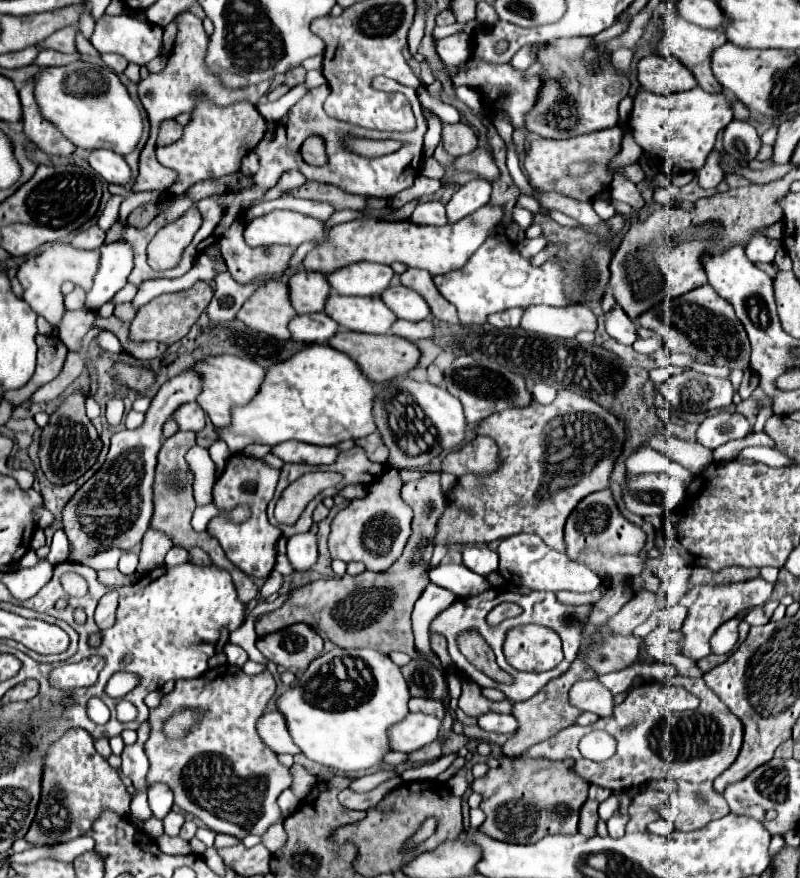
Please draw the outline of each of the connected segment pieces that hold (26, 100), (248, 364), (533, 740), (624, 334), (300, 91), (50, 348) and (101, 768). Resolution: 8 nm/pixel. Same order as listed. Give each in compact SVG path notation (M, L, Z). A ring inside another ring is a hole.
M26 82L26 86L20 90L20 104L22 104L22 124L24 124L24 134L30 142L34 142L44 154L50 156L72 156L76 152L76 146L66 140L60 130L44 120L38 112L34 94L32 94L34 84Z
M210 356L202 362L194 364L194 370L198 372L198 376L202 376L202 392L198 394L198 406L210 416L214 426L228 426L230 424L230 408L238 406L238 404L248 404L260 384L262 378L266 374L266 370L262 366L258 366L254 360L246 360L246 358L238 358L238 356Z
M576 658L576 660L572 662L572 666L568 668L568 672L564 672L564 674L562 674L560 678L556 678L556 680L550 680L536 696L532 696L532 698L526 700L526 702L514 704L514 712L512 712L512 714L516 716L519 727L515 733L516 736L512 736L511 739L508 739L503 745L503 753L510 757L518 756L533 745L542 742L542 740L548 740L548 738L552 738L554 734L558 734L560 730L572 726L574 720L576 720L582 712L580 712L578 708L570 706L570 702L568 702L568 692L570 692L570 688L572 688L574 682L584 680L584 678L594 678L594 672L592 672L590 668L586 668L580 658Z
M614 308L610 314L606 314L606 332L618 340L624 346L632 346L636 342L636 326L634 322L622 312L622 308Z
M298 84L298 86L294 86L288 94L284 94L280 100L268 102L268 104L260 104L260 106L258 106L258 112L260 112L268 122L276 122L276 120L280 120L304 94L306 94L306 86L304 86L304 84Z
M38 334L36 342L38 342L38 364L36 364L34 376L20 390L2 394L2 400L10 402L12 406L24 404L42 384L54 380L62 370L62 362L64 362L64 354L66 354L64 342L56 336L42 336L42 334Z
M70 730L48 748L42 778L42 798L36 818L26 834L32 846L60 844L82 836L92 828L92 822L104 808L128 816L130 794L122 784L118 772L96 752L92 738L84 730Z

